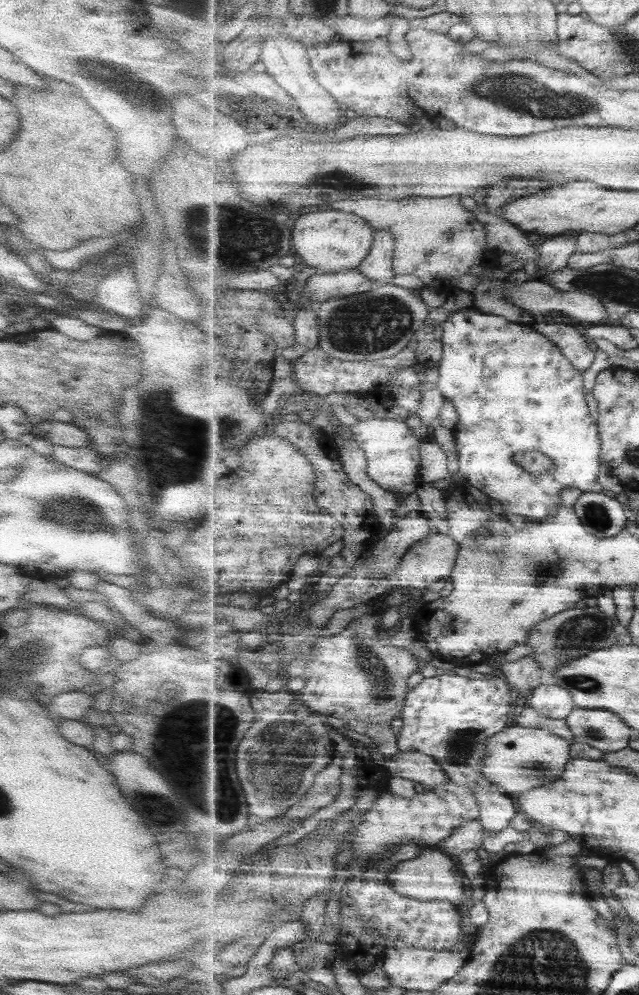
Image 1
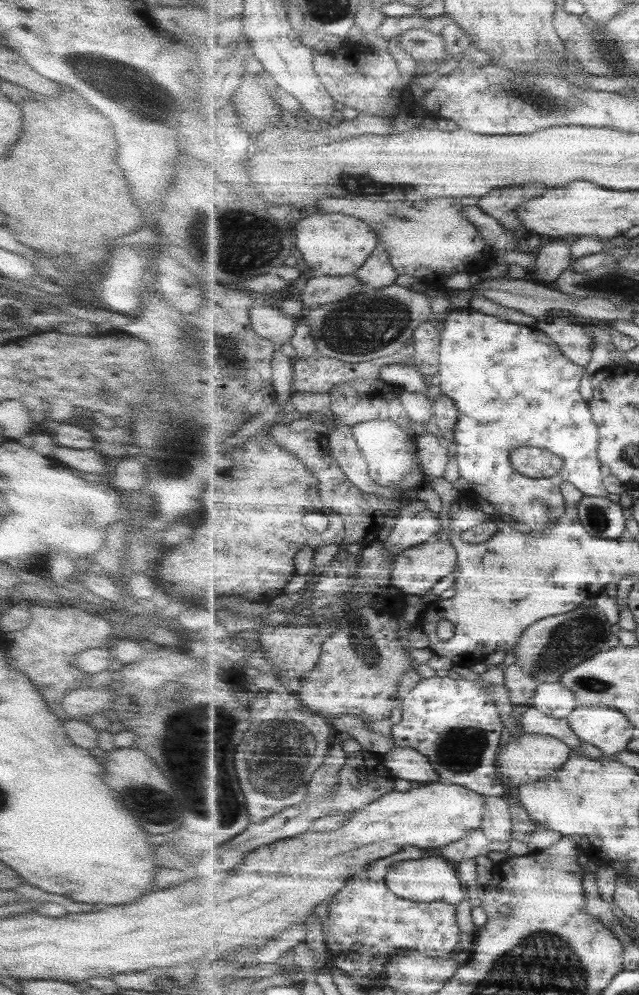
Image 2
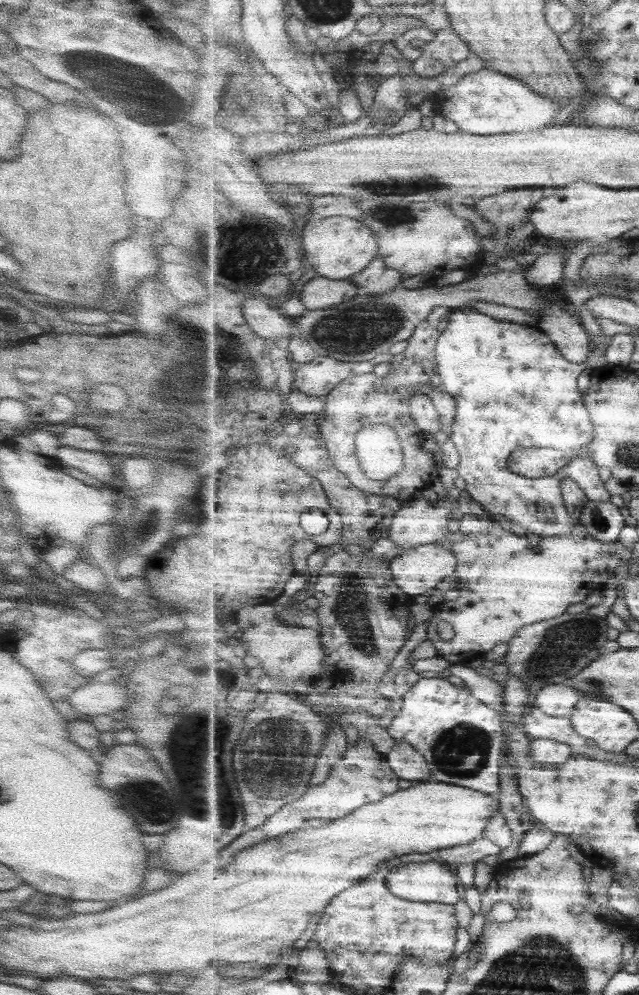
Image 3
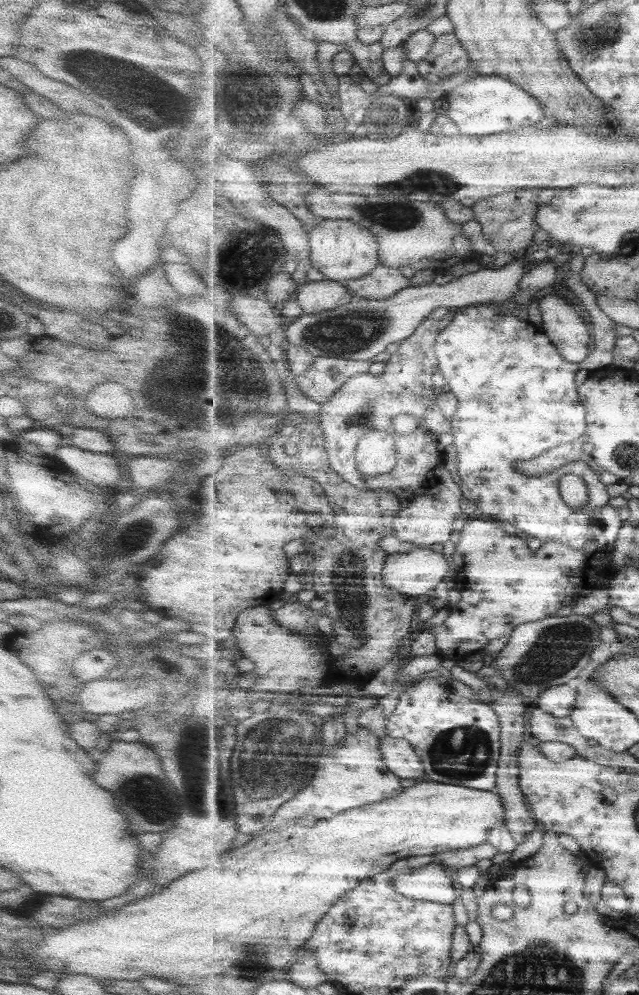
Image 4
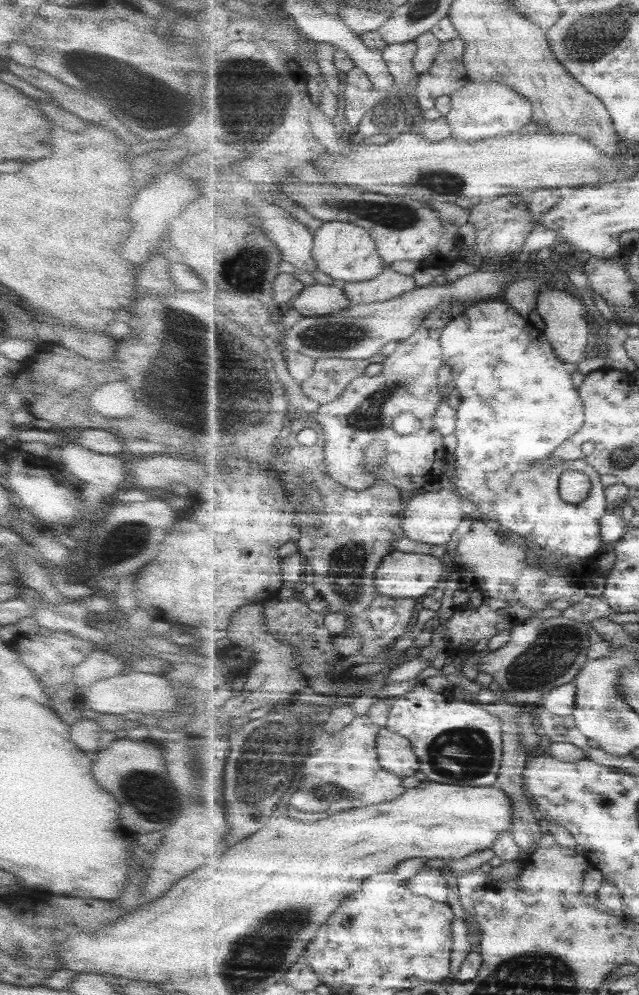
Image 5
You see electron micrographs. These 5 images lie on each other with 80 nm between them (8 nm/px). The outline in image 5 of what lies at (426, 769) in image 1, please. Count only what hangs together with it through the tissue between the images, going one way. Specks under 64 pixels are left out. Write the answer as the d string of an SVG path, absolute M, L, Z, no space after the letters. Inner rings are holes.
M382 728L377 738L380 764L392 774L401 777L414 776L420 772L420 760L412 743L403 736Z

